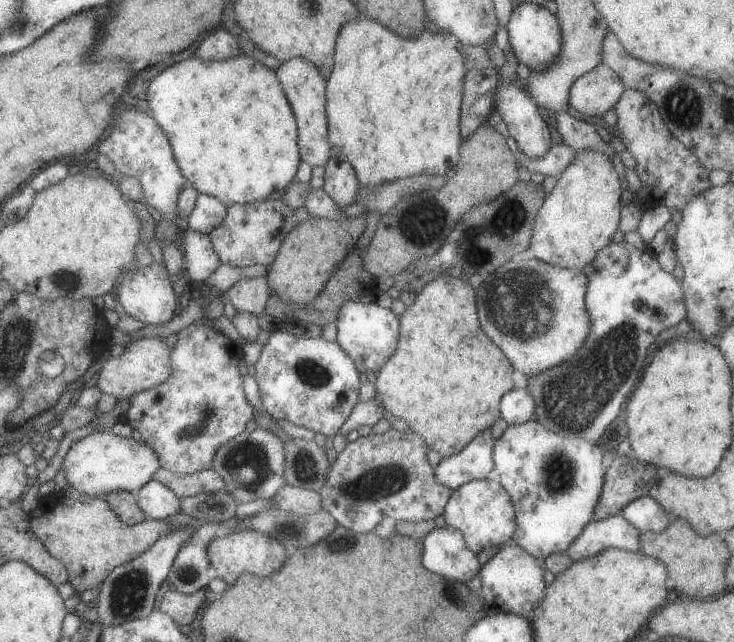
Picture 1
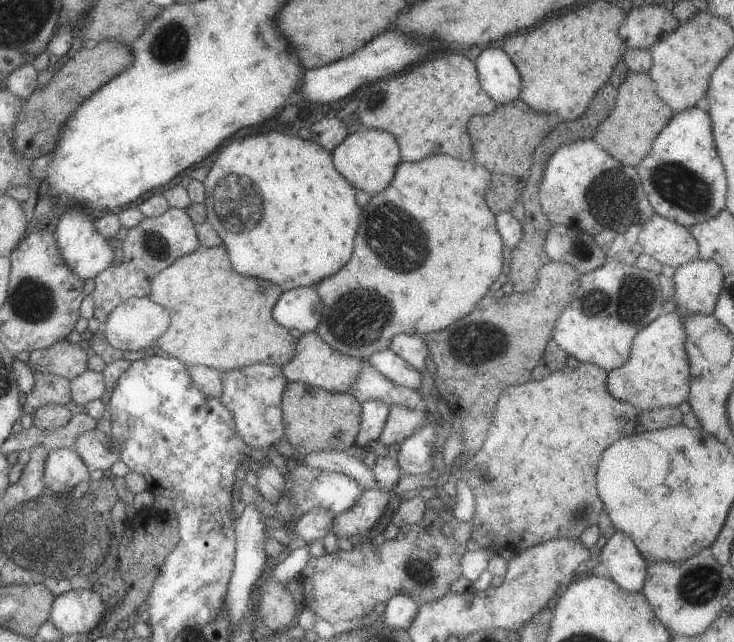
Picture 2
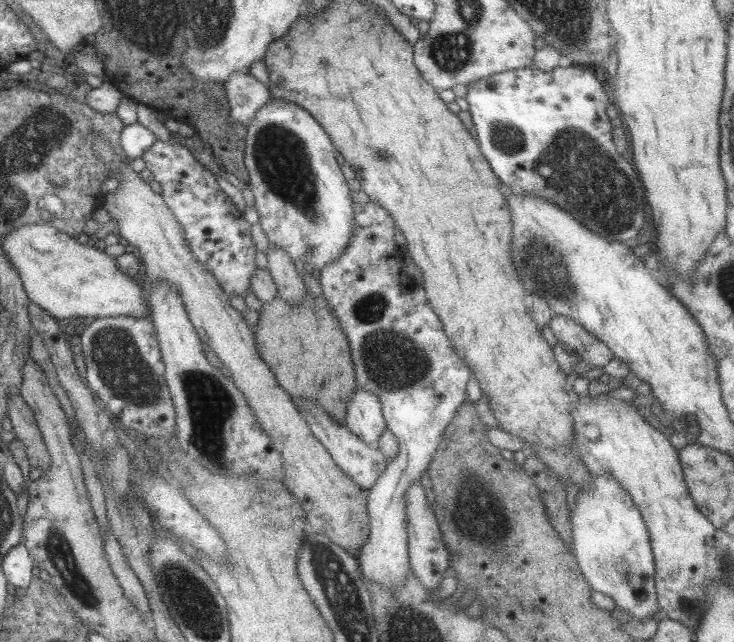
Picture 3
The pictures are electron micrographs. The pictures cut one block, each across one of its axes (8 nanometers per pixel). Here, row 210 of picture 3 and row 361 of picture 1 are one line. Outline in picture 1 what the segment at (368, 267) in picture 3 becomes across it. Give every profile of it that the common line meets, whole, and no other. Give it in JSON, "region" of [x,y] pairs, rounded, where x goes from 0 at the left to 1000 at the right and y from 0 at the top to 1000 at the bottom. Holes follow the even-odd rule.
{"region":[[[470,469],[459,495],[459,534],[480,558],[492,581],[514,581],[542,542],[546,502],[533,481],[515,472]]]}

